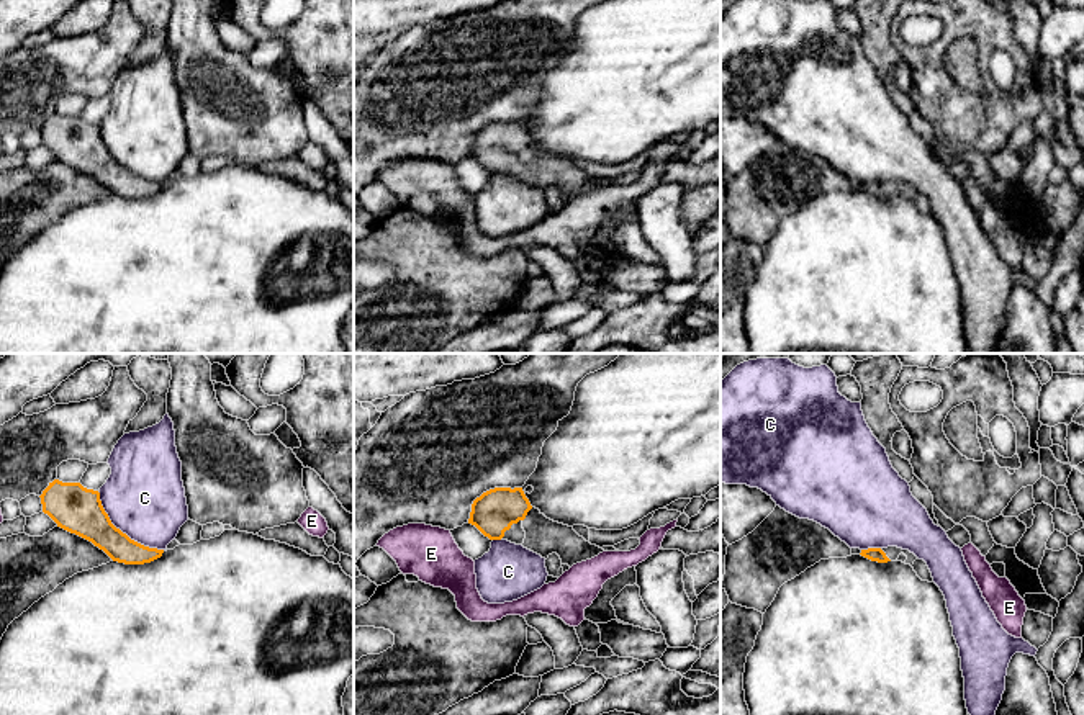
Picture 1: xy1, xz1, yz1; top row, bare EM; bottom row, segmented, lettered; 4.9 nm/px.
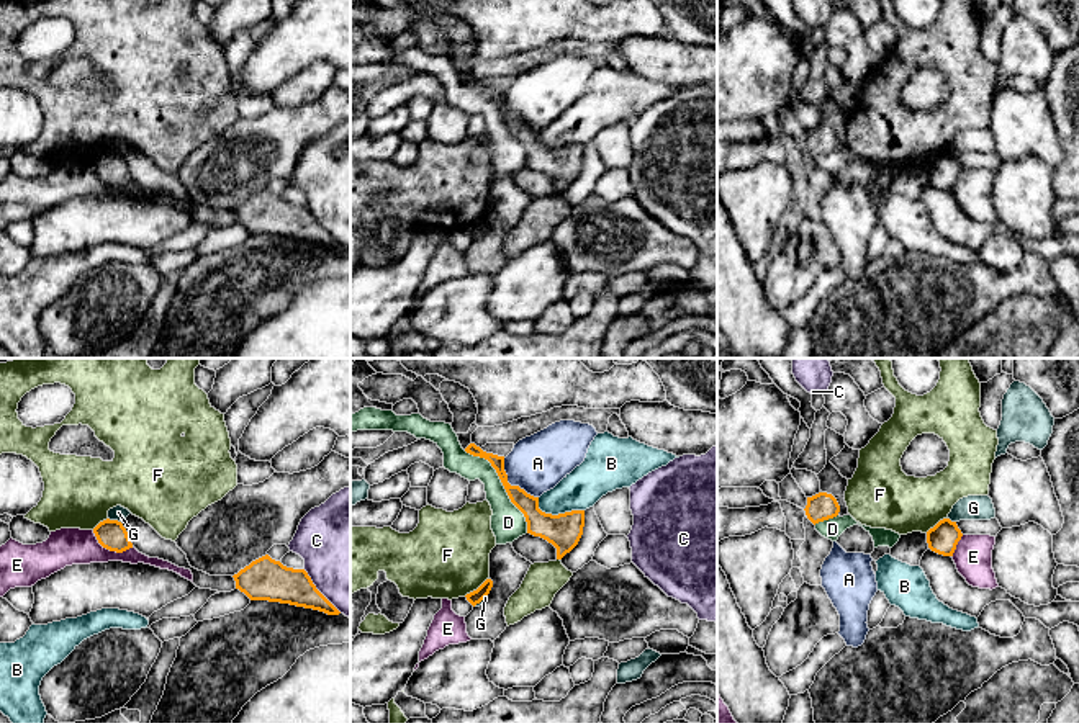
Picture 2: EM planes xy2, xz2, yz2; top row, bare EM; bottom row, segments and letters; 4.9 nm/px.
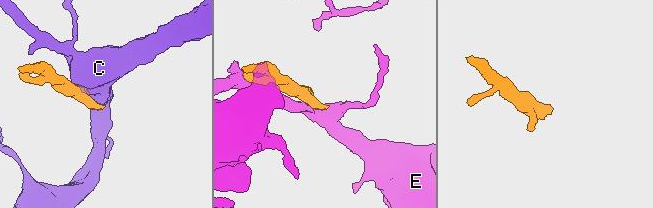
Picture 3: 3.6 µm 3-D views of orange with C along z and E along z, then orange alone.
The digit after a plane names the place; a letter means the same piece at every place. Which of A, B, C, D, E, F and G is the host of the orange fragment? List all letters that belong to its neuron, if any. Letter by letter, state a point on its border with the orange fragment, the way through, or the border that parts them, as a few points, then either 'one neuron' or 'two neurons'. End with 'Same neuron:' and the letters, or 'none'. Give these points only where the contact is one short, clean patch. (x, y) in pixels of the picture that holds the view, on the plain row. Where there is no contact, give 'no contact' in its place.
A: xz2 (510, 118) | along xz2 (503, 92), (506, 113), (537, 131) | two neurons
B: xz2 (559, 148) | along xz2 (537, 131), (537, 139), (546, 146), (564, 148), (583, 143) | two neurons
C: xy1 (120, 164) | two neurons
D: xz2 (503, 118) | along xz2 (464, 84), (490, 97), (510, 134), (523, 148), (528, 166) | two neurons
E: xy2 (110, 184) | along xy2 (92, 164), (95, 172), (110, 184), (125, 185), (133, 180) | two neurons
F: xz2 (477, 223) | two neurons
G: xy2 (115, 154) | two neurons
Same neuron: none

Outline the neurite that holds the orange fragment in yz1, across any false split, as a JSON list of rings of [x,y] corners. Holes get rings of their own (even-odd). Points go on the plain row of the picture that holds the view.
[[[897,180],[868,182],[868,183],[861,183],[860,188],[871,195],[888,196],[888,195],[897,195],[901,187],[907,190],[907,193],[904,195],[906,198],[912,200],[914,195],[917,193],[914,187],[910,187],[909,183],[897,182]]]

